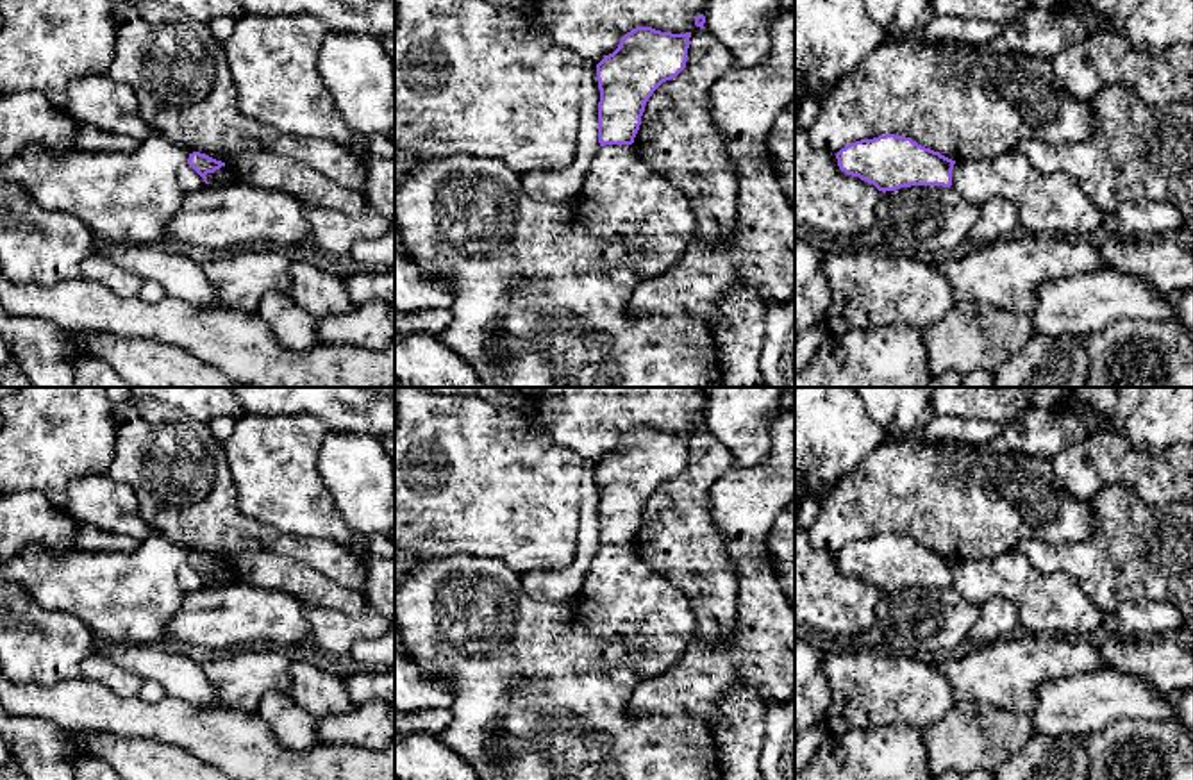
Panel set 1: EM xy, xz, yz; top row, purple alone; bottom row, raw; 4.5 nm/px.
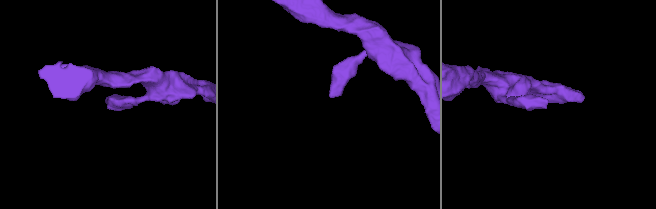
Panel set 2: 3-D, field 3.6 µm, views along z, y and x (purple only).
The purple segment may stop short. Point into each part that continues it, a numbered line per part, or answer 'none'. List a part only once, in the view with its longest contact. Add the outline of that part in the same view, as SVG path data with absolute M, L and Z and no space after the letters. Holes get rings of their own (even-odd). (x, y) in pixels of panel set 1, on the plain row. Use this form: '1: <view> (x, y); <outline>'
none

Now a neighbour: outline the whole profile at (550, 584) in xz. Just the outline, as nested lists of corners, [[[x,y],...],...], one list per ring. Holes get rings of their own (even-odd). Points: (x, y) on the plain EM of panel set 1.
[[[584,461],[579,507],[579,548],[566,569],[543,569],[520,575],[523,591],[534,600],[563,602],[579,596],[598,543],[600,489],[596,464]]]

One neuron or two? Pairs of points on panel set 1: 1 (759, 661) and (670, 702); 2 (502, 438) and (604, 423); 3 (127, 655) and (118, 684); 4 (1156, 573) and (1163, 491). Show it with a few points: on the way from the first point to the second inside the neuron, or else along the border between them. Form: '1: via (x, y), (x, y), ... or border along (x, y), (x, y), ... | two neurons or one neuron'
1: via (738, 661), (706, 673), (692, 688) | one neuron
2: border along (531, 406), (542, 425), (563, 447), (581, 456) | two neurons
3: border along (95, 650), (141, 680) | two neurons
4: border along (1124, 486), (1145, 502), (1174, 506) | two neurons

